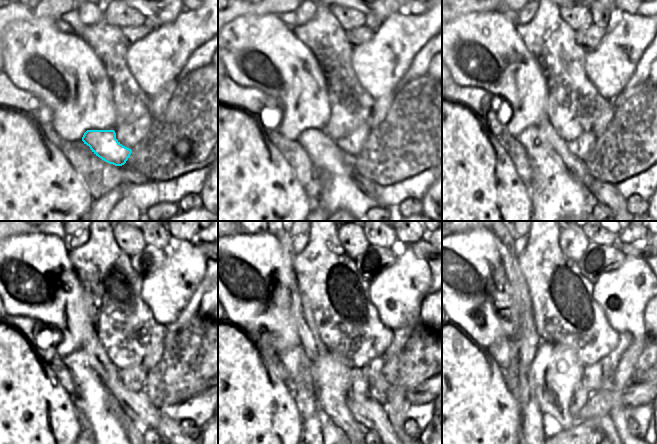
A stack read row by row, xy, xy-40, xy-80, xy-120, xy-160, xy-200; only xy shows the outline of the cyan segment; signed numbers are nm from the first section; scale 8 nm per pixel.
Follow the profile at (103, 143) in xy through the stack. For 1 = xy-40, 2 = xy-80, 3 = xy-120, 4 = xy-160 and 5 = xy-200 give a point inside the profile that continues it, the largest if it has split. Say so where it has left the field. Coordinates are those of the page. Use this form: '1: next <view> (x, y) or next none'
1: next xy-40 (323, 150)
2: next xy-80 (540, 152)
3: next xy-120 (78, 362)
4: next xy-160 (297, 361)
5: next xy-200 (528, 341)

